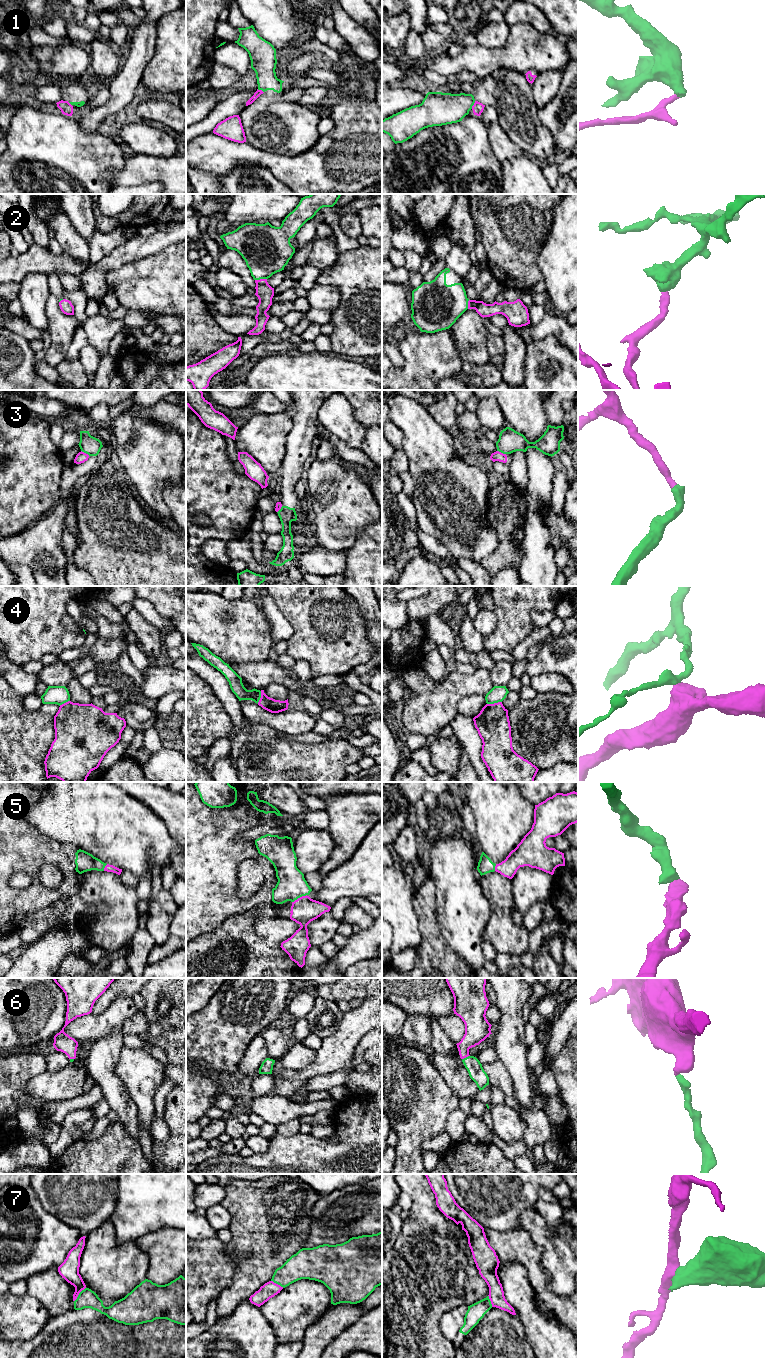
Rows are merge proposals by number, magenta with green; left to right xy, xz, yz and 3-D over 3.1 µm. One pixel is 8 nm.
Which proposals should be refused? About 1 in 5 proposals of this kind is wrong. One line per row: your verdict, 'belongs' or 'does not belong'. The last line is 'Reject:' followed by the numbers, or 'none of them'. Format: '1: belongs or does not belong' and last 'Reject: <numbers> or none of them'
1: does not belong
2: belongs
3: does not belong
4: does not belong
5: belongs
6: belongs
7: does not belong
Reject: 1, 3, 4, 7

